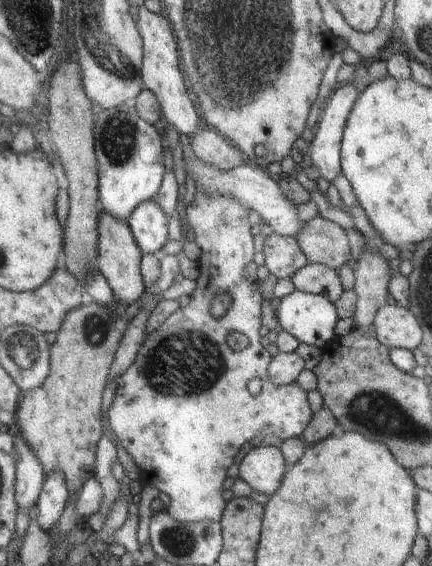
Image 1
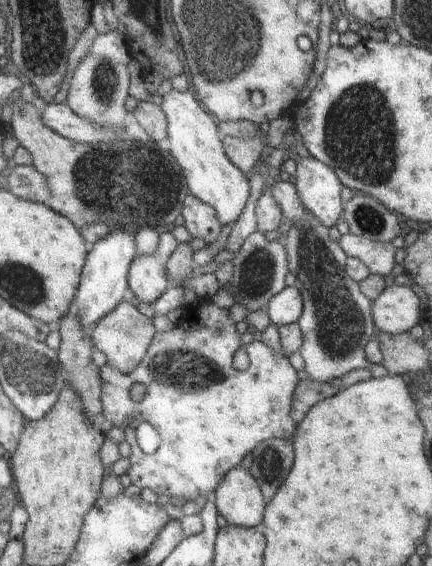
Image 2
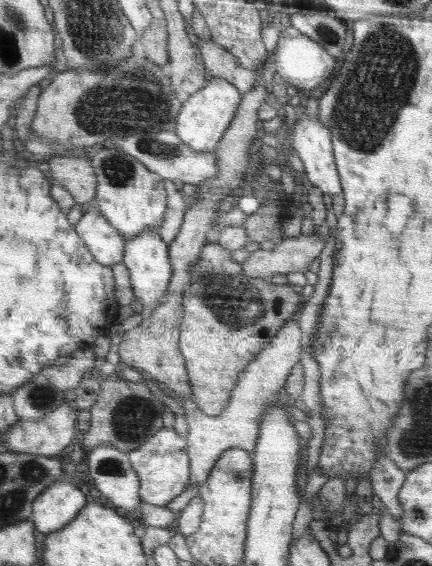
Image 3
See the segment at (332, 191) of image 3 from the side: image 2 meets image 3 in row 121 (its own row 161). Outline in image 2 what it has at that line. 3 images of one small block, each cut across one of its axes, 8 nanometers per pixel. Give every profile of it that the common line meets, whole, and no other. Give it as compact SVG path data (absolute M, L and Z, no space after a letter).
M309 156L300 158L296 161L296 190L300 194L300 202L306 210L310 210L313 216L316 216L324 224L324 226L332 226L336 224L336 220L342 214L342 200L340 200L340 190L342 184L340 179L336 176L336 172L324 162L316 160L316 158Z

